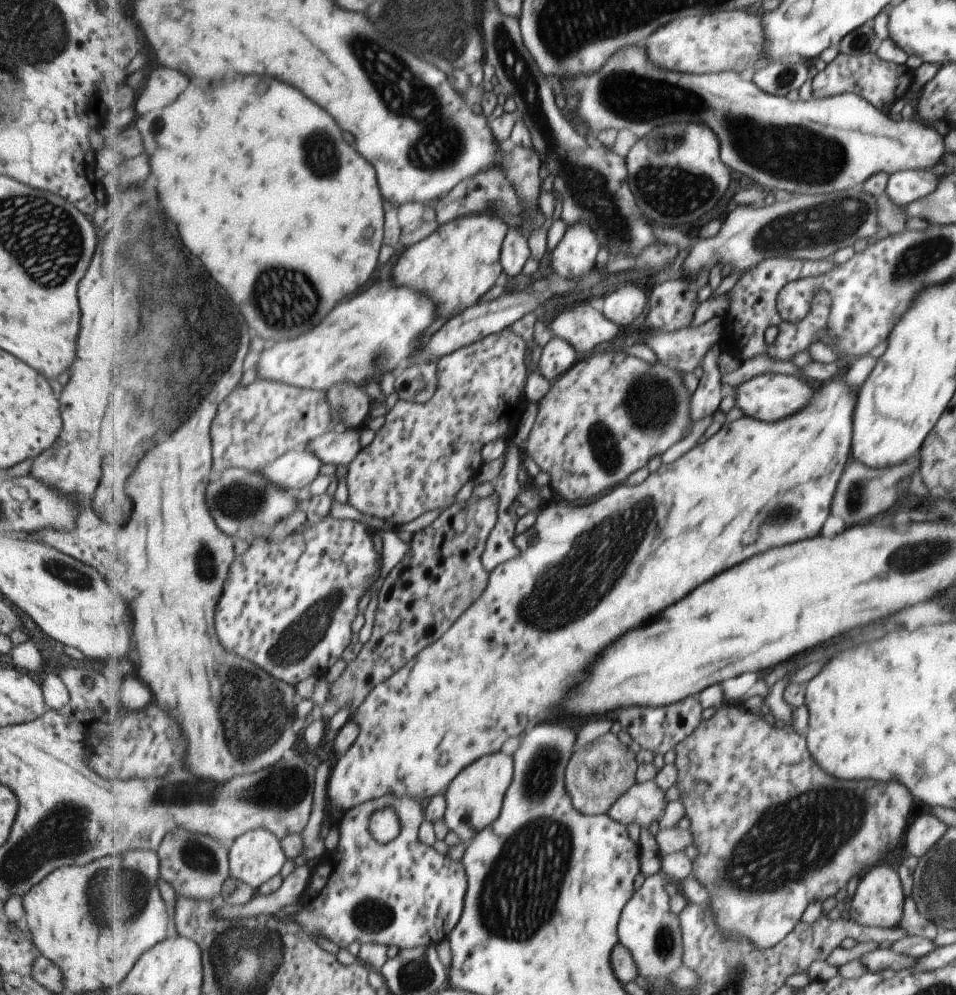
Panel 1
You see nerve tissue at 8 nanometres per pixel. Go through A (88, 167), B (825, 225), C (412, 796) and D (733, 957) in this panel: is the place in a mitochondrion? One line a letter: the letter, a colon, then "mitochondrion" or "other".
A: other
B: mitochondrion
C: other
D: mitochondrion

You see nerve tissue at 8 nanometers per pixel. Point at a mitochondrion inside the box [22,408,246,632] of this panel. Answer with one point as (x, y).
(77, 578)

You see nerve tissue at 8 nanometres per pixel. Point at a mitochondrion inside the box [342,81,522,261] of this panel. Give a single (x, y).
(495, 203)

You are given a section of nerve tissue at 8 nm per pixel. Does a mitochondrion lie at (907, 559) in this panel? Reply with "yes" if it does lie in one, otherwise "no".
yes

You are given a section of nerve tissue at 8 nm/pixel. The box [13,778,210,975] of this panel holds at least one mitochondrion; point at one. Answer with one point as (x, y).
(123, 892)

